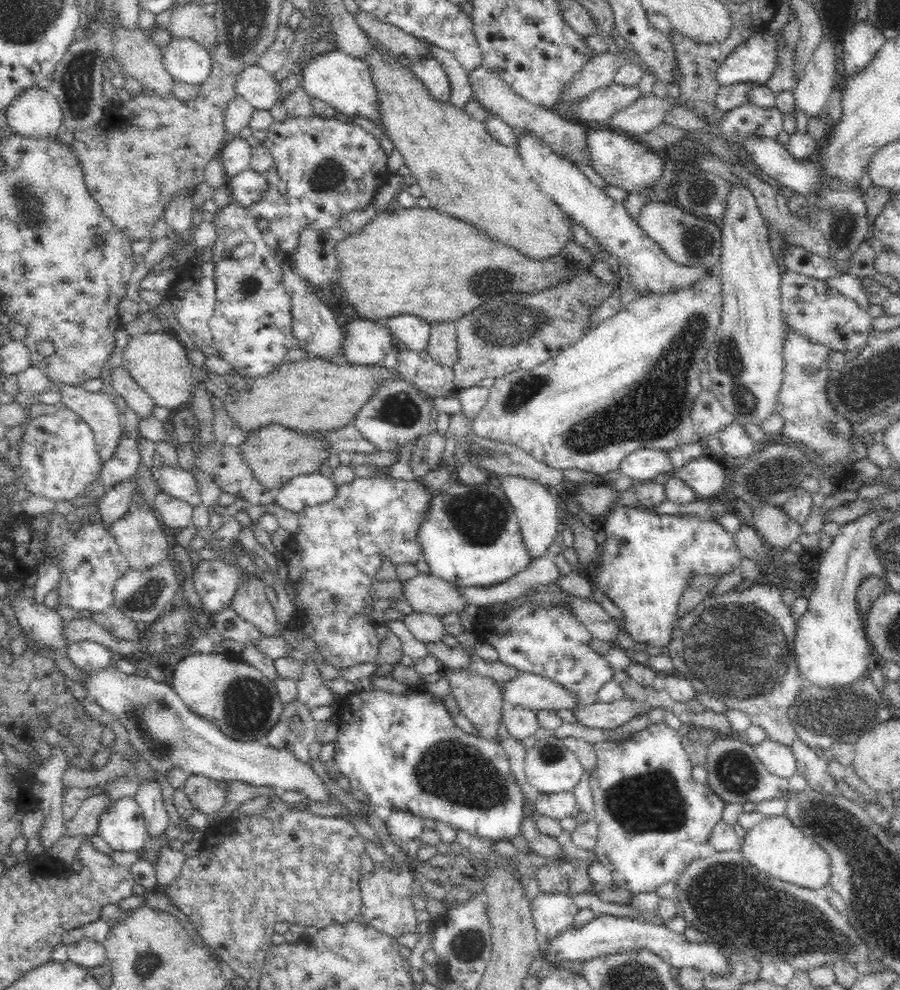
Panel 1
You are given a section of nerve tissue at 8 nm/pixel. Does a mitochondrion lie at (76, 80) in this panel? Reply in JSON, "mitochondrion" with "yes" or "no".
{"mitochondrion":"yes"}

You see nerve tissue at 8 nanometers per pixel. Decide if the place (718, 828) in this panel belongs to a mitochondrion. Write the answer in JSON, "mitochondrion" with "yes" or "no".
{"mitochondrion":"no"}

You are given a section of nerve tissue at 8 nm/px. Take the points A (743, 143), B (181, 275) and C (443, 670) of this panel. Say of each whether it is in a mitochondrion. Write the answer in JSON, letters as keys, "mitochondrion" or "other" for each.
{"A":"other","B":"other","C":"other"}

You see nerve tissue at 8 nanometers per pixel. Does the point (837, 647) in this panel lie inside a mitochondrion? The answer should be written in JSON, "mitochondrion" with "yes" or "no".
{"mitochondrion":"no"}

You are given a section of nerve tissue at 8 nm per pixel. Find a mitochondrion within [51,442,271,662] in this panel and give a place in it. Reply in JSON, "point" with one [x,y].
{"point":[151,591]}

